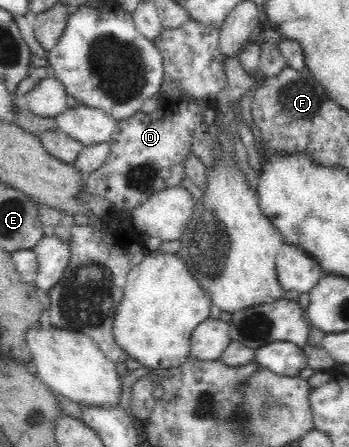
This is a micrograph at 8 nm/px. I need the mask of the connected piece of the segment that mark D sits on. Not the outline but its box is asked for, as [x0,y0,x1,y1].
[85,20,226,211]

